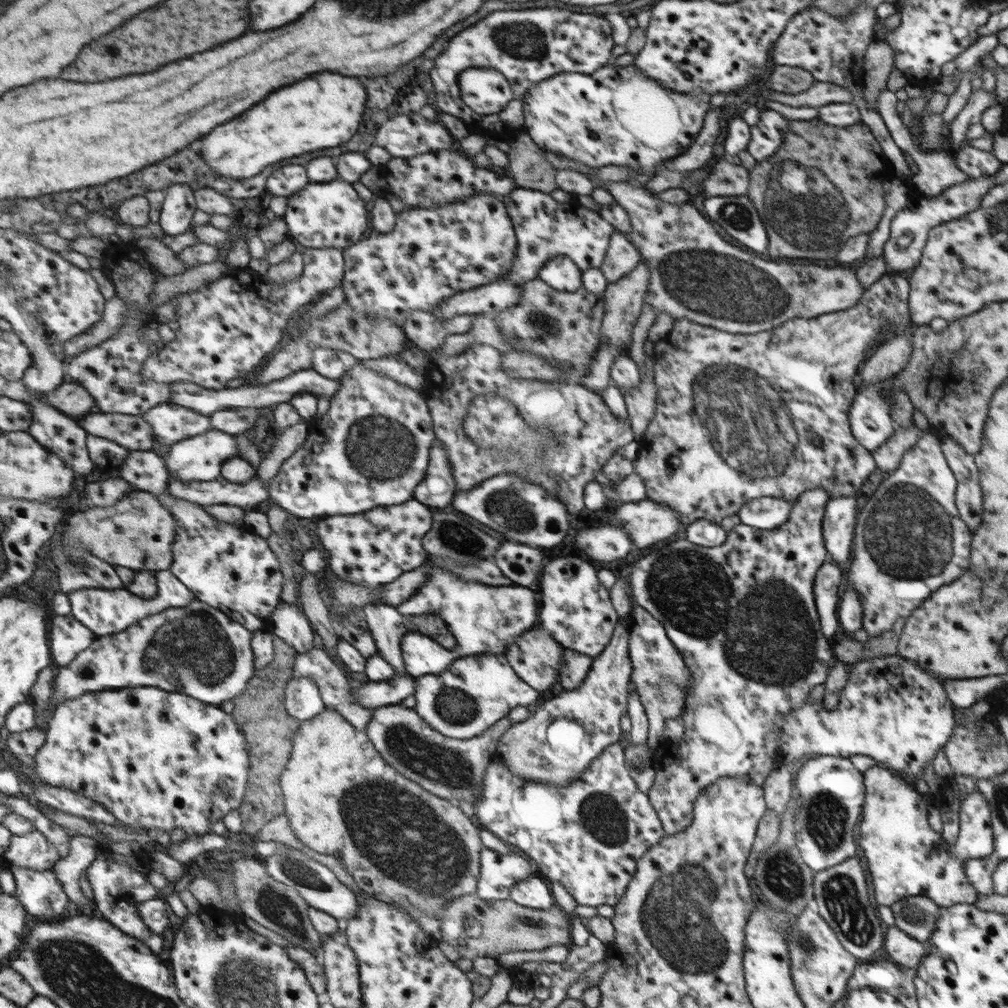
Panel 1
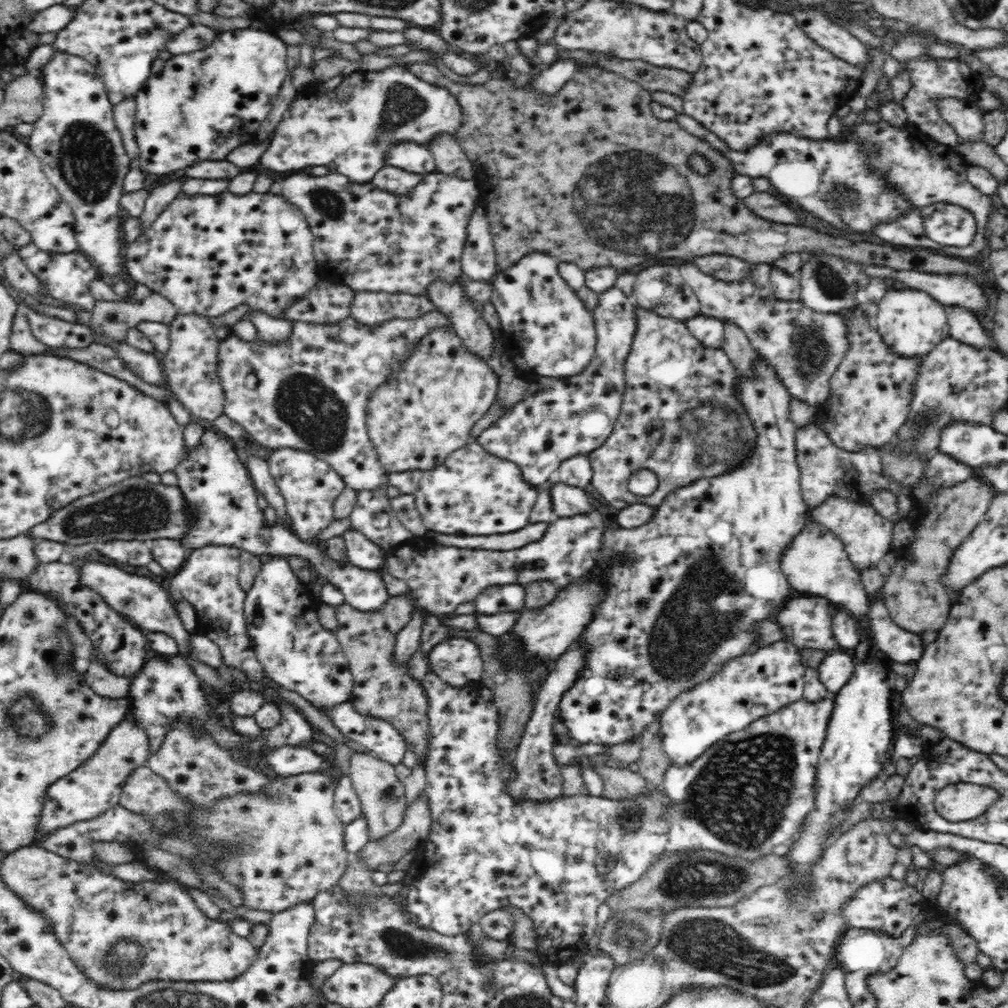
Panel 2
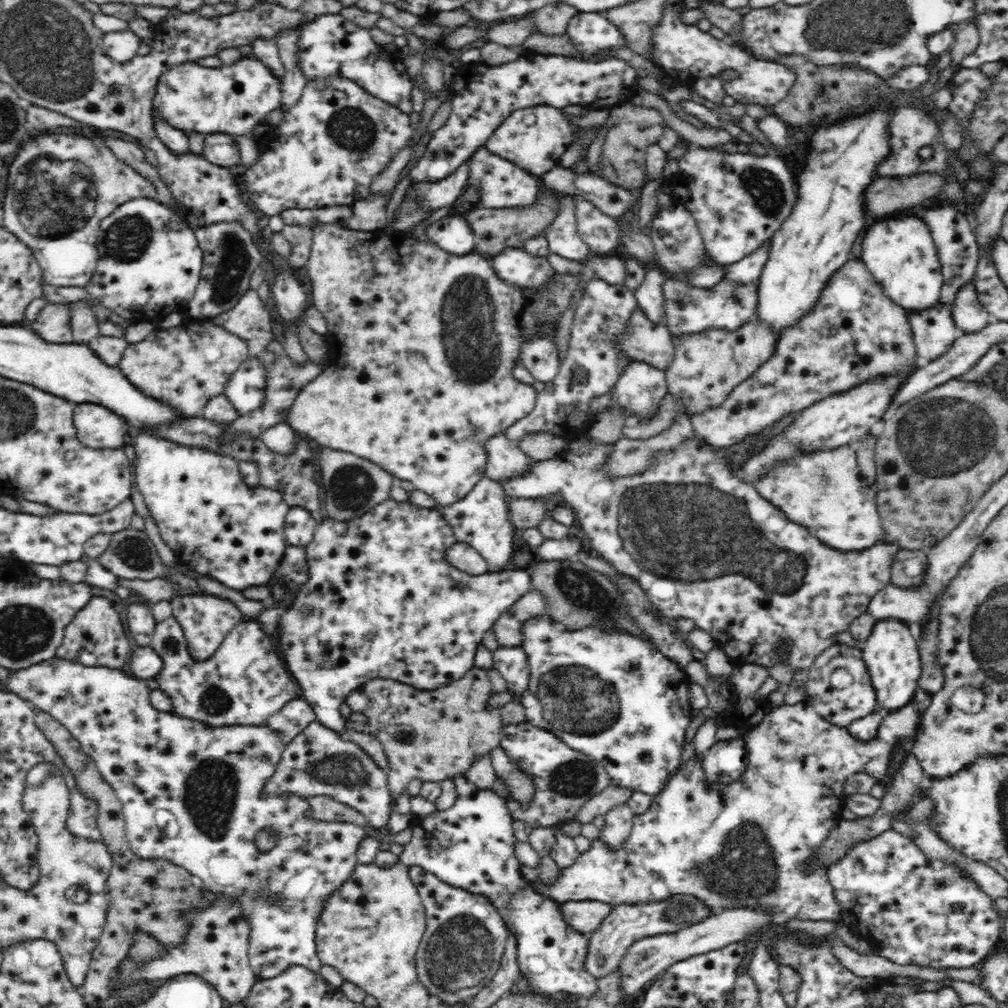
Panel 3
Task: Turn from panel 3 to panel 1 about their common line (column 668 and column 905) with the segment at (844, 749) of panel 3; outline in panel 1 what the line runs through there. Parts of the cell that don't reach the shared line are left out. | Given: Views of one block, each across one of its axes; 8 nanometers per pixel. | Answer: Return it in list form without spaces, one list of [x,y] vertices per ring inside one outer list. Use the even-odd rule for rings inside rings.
[[[877,764],[863,774],[868,796],[865,797],[858,842],[872,875],[876,902],[890,906],[901,898],[920,895],[931,898],[943,908],[974,904],[979,895],[965,875],[965,862],[990,856],[993,851],[993,826],[986,797],[974,792],[963,801],[960,836],[954,844],[946,844],[938,832],[928,826],[928,806],[913,783]]]

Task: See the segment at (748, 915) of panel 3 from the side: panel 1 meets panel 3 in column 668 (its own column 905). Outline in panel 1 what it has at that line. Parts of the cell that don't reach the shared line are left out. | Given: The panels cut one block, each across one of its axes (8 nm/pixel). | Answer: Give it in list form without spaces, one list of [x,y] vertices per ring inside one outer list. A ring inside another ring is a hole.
[[[896,925],[884,929],[884,950],[897,965],[914,969],[926,954],[926,944],[908,936]]]

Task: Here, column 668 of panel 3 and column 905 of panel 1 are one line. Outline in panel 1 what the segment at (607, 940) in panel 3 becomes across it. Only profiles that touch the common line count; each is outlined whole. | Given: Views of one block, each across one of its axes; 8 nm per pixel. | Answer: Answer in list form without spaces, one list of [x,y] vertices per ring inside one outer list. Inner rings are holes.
[[[920,895],[901,898],[890,908],[893,909],[895,925],[922,943],[933,935],[941,909],[931,898]]]

